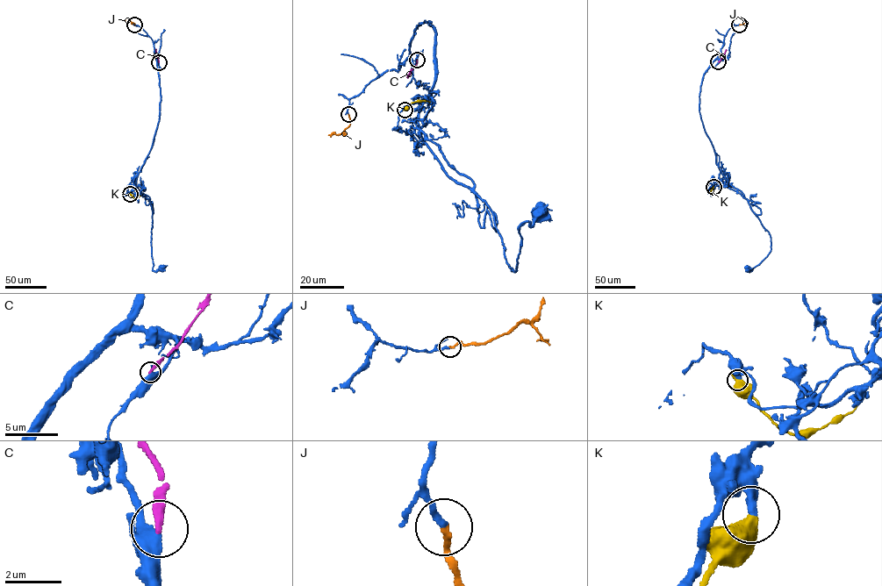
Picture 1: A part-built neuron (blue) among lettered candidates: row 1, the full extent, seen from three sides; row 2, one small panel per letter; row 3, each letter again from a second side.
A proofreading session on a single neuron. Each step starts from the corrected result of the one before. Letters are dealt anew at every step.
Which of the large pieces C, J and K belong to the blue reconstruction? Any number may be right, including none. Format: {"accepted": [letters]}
{"accepted": ["J"]}

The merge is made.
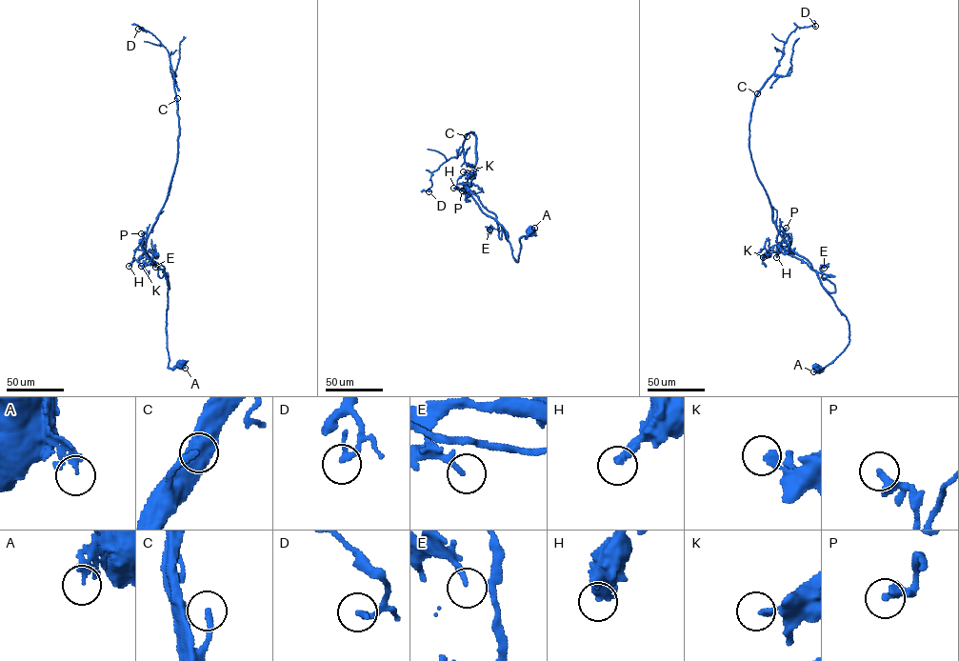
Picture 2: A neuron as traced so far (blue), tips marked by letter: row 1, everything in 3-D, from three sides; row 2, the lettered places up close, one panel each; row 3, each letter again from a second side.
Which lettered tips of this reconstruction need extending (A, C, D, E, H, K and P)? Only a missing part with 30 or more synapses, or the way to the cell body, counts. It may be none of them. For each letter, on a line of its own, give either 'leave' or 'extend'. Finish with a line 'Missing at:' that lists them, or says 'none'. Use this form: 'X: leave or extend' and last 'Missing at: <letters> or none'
A: leave
C: leave
D: leave
E: leave
H: leave
K: leave
P: leave
Missing at: none

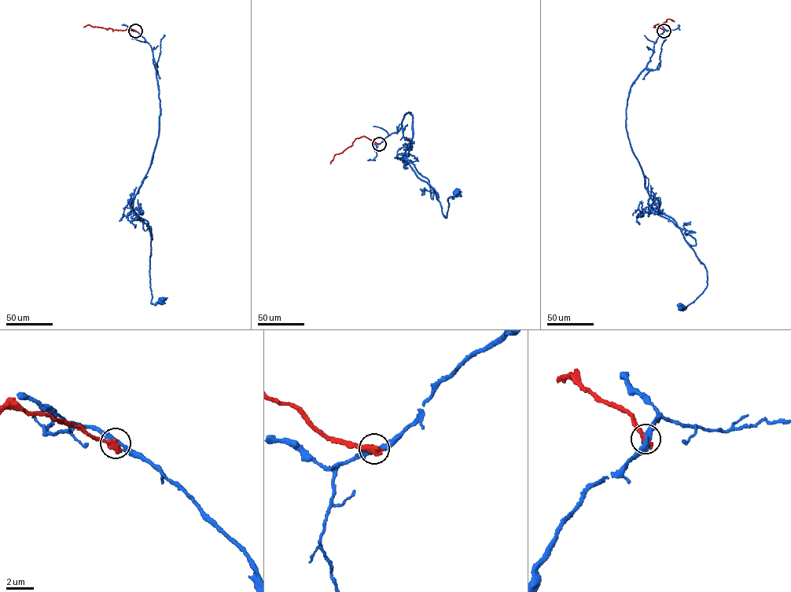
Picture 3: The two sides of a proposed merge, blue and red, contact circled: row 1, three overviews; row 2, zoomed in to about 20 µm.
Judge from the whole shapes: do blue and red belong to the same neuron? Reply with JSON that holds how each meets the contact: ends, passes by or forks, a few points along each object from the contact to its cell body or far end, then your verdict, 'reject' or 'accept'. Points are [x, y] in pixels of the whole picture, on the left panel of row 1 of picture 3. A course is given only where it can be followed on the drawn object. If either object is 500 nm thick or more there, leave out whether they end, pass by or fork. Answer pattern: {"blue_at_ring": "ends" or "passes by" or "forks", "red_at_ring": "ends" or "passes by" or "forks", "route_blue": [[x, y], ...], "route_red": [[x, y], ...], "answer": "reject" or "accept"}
{"route_blue": [[135, 31], [151, 48], [160, 110], [152, 162], [133, 207], [150, 232], [151, 303], [161, 300]], "route_red": [[135, 31], [127, 28], [114, 30], [90, 24], [83, 27]], "answer": "reject"}

